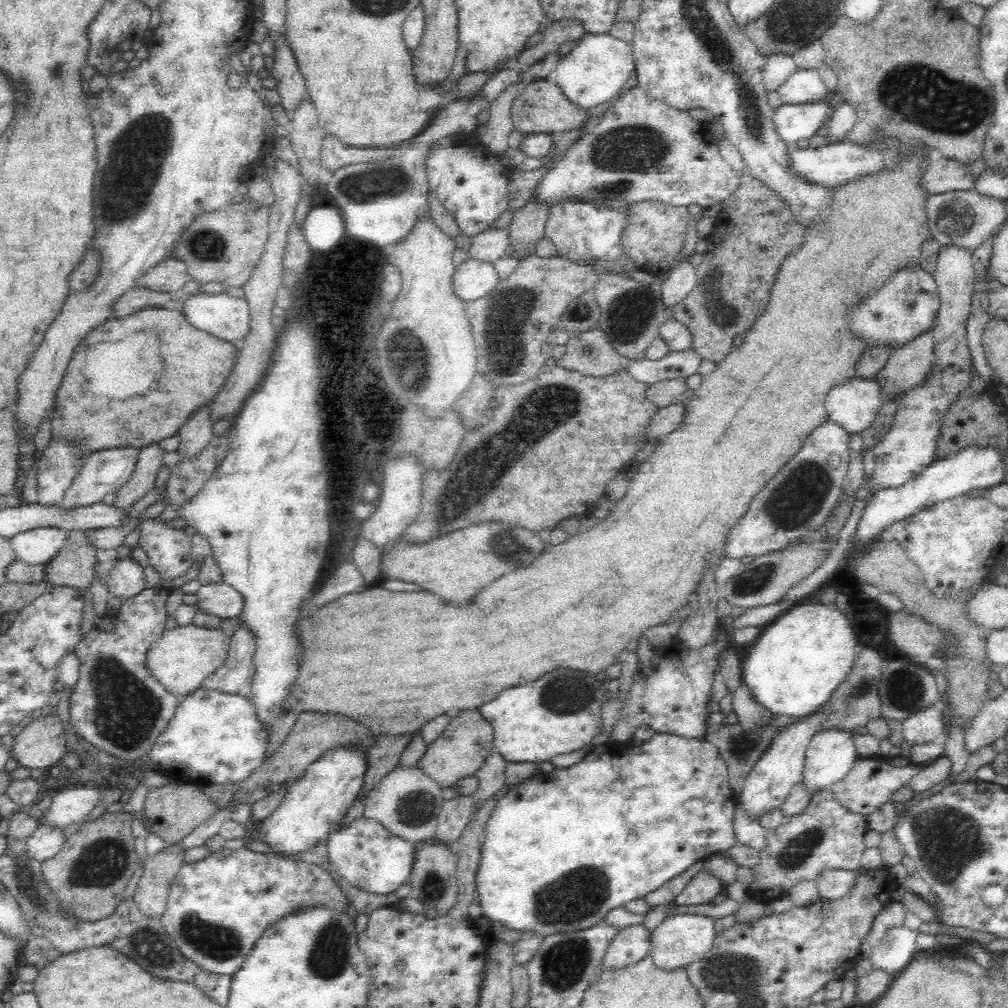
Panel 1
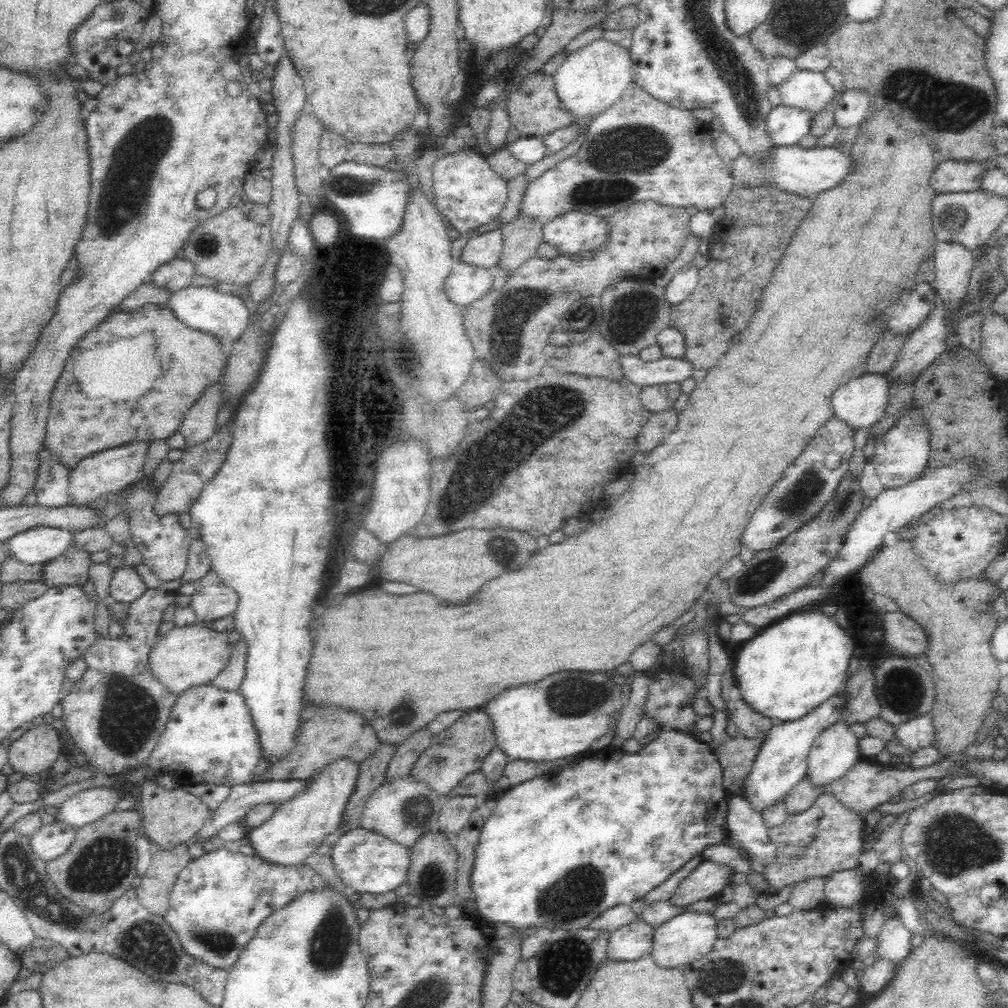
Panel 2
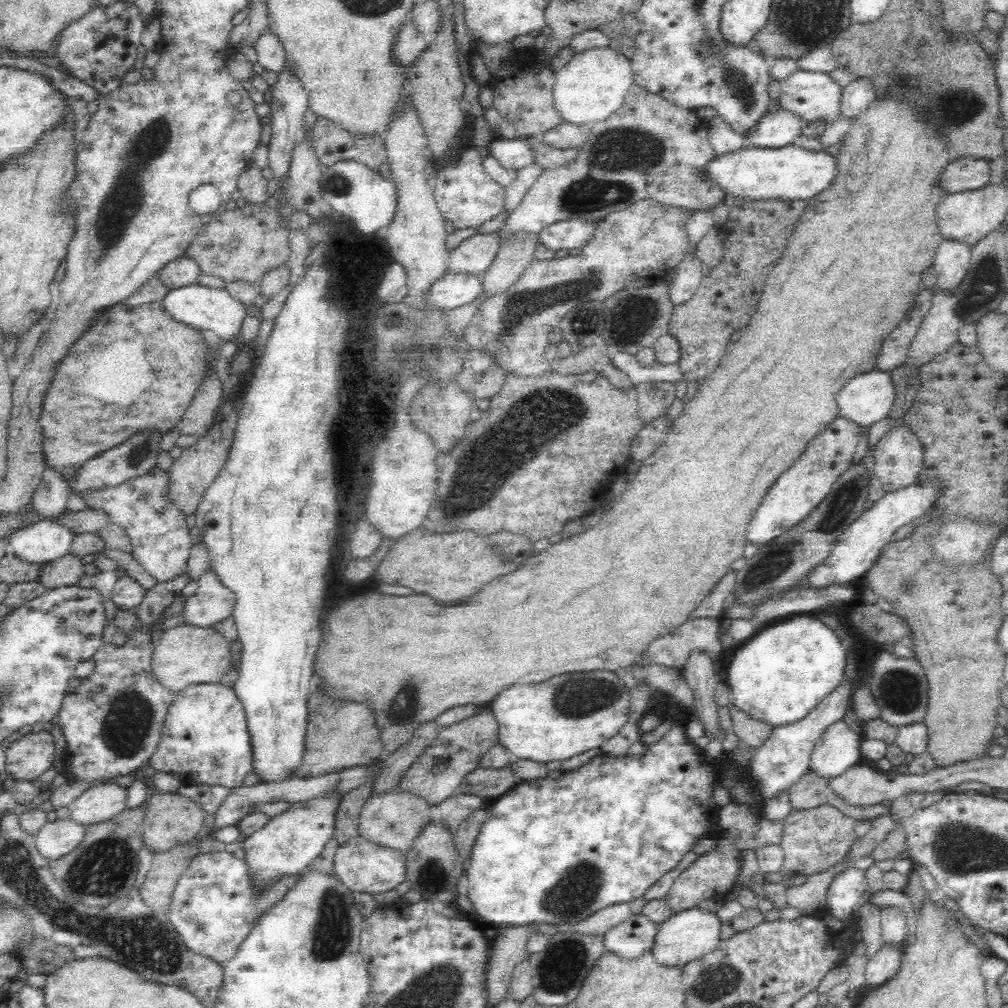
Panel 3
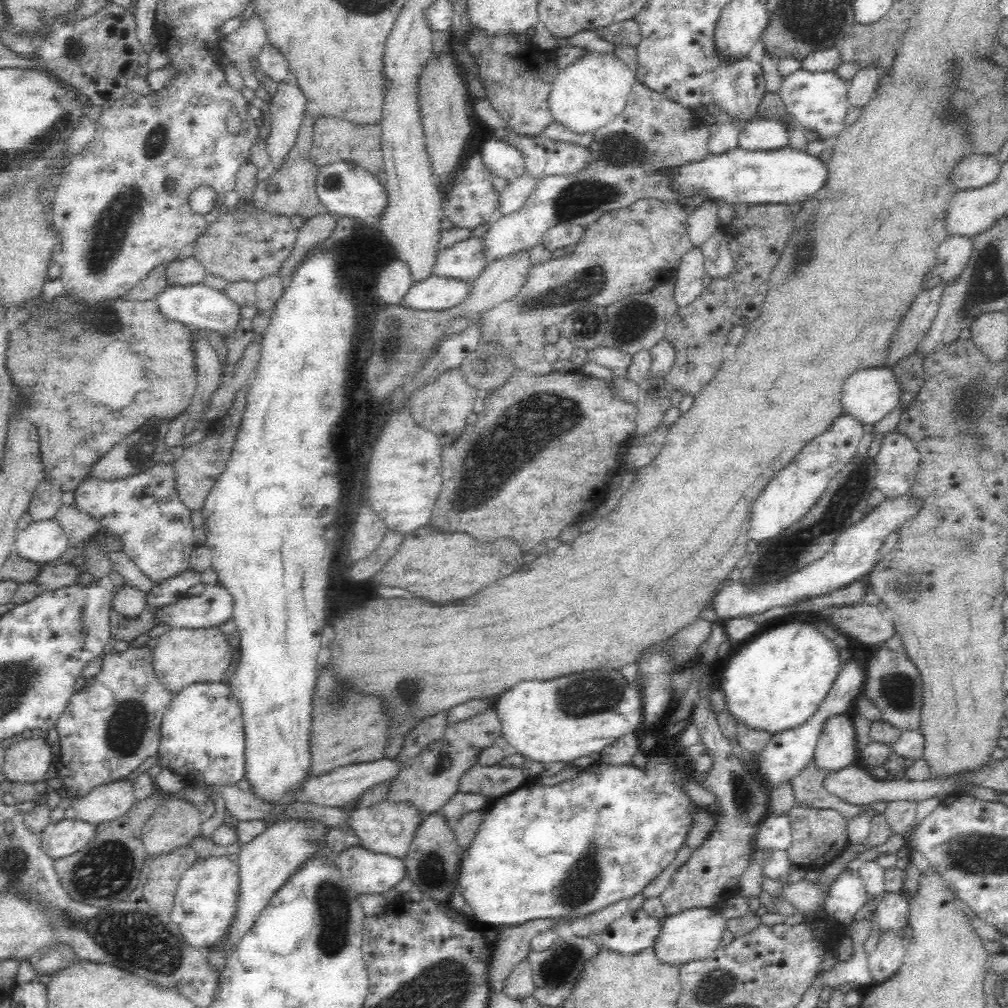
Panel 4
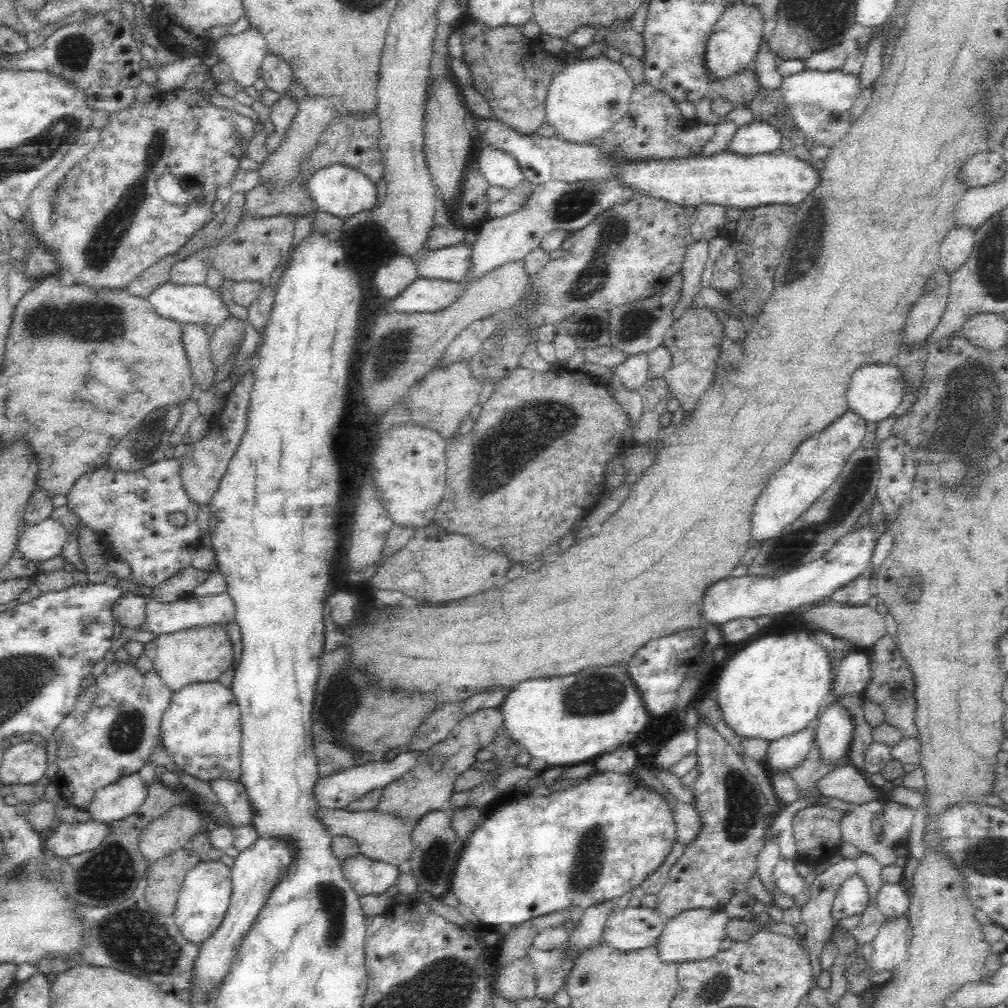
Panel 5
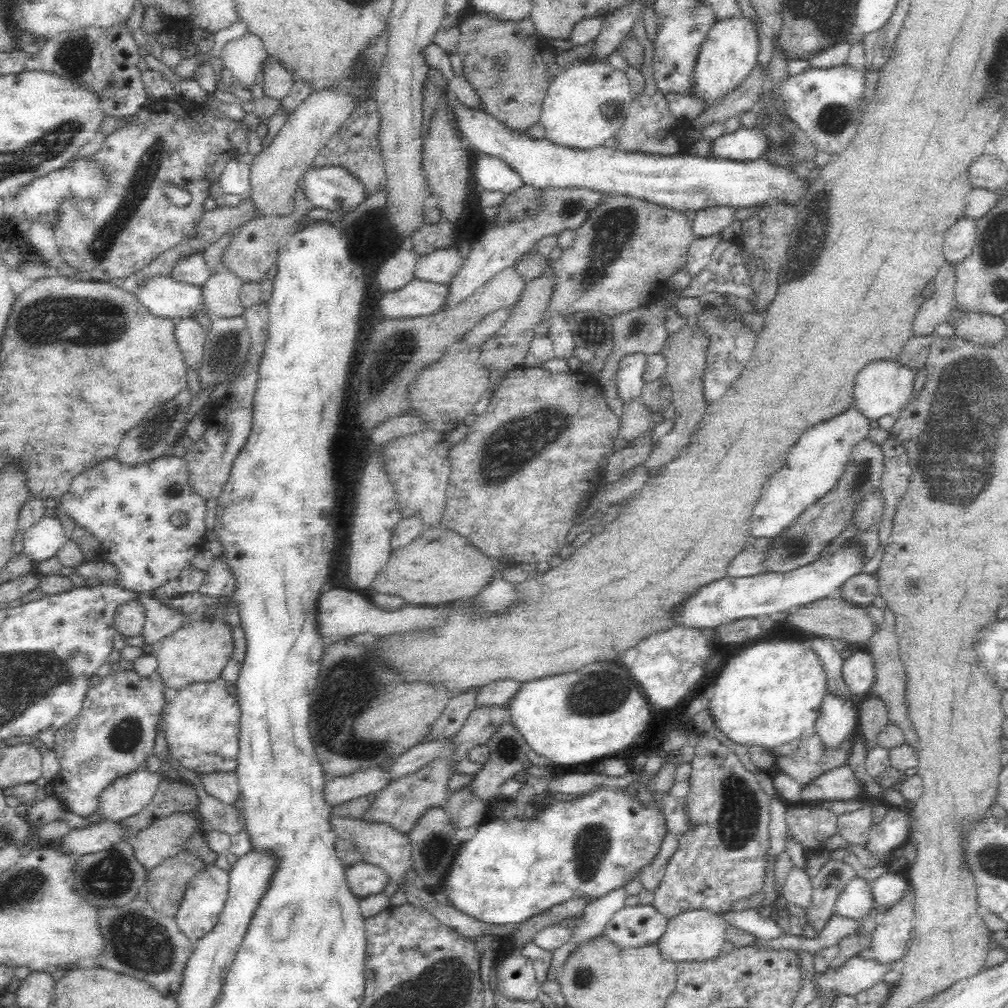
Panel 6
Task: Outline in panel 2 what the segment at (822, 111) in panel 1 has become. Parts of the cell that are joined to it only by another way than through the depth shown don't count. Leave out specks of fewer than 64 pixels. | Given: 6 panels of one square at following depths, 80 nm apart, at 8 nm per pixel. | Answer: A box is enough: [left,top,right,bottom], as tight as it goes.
[768,103,816,146]

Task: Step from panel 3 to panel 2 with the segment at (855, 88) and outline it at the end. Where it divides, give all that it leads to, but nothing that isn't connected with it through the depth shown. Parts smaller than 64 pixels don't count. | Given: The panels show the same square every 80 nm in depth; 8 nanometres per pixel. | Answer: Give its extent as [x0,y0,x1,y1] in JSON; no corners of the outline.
[833,92,869,132]

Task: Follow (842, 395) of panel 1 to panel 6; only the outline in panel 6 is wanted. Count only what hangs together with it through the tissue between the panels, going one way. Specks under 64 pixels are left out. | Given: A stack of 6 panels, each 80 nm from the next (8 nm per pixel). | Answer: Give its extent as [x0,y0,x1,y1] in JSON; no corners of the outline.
[853,360,916,420]

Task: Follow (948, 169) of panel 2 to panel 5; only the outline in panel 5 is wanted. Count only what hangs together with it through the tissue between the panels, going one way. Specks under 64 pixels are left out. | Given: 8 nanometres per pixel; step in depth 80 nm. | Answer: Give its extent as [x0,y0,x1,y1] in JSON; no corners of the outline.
[957,149,1006,188]

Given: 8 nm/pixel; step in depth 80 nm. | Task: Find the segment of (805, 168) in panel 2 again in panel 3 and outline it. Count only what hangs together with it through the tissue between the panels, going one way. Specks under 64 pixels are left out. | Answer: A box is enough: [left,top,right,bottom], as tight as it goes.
[706,143,838,200]

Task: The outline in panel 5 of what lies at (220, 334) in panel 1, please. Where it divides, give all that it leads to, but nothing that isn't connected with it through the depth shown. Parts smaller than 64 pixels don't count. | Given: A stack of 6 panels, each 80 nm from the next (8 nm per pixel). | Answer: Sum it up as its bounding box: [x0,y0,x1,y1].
[148,281,232,326]

